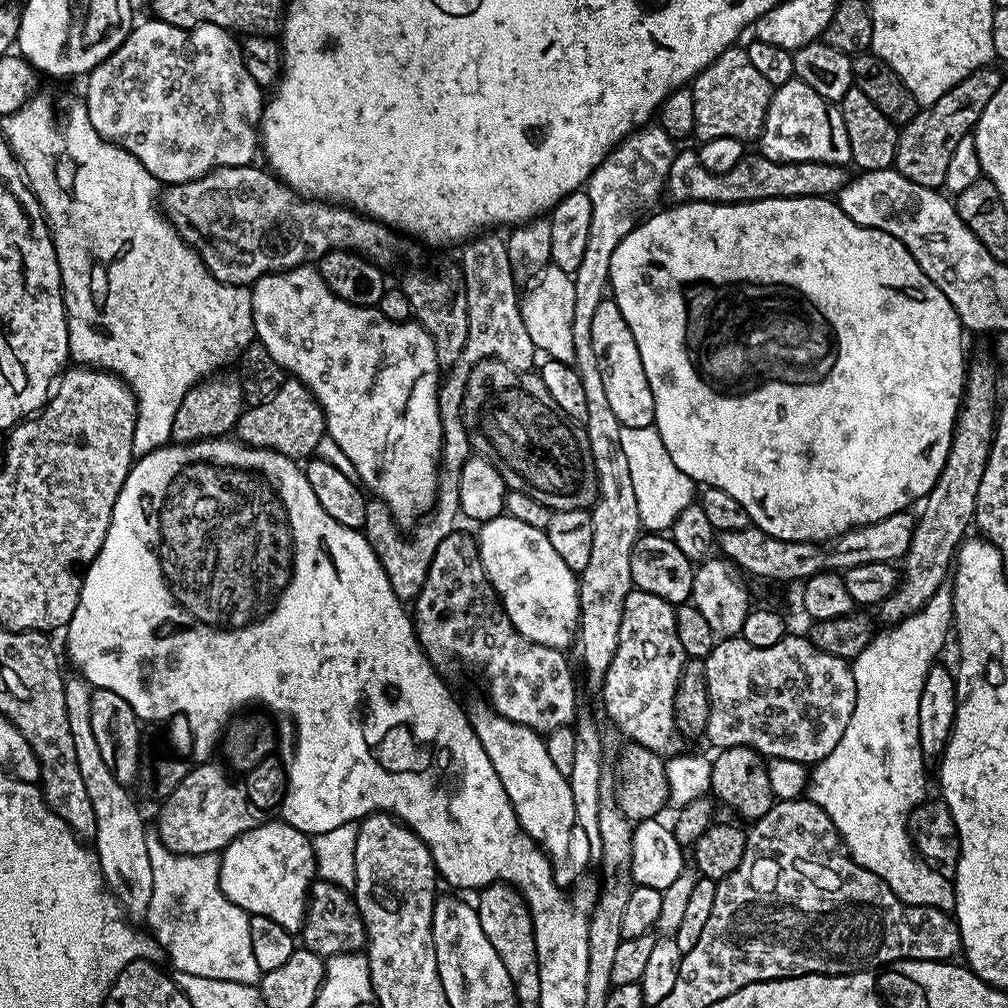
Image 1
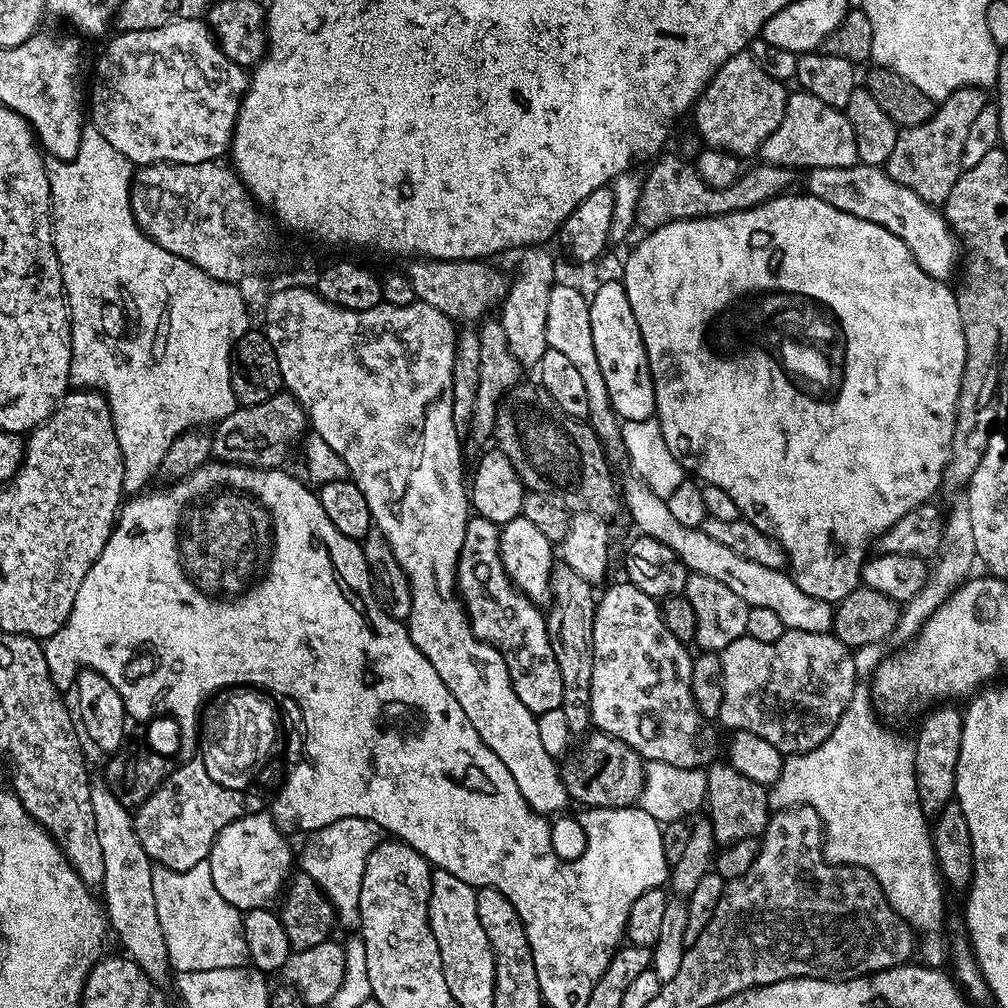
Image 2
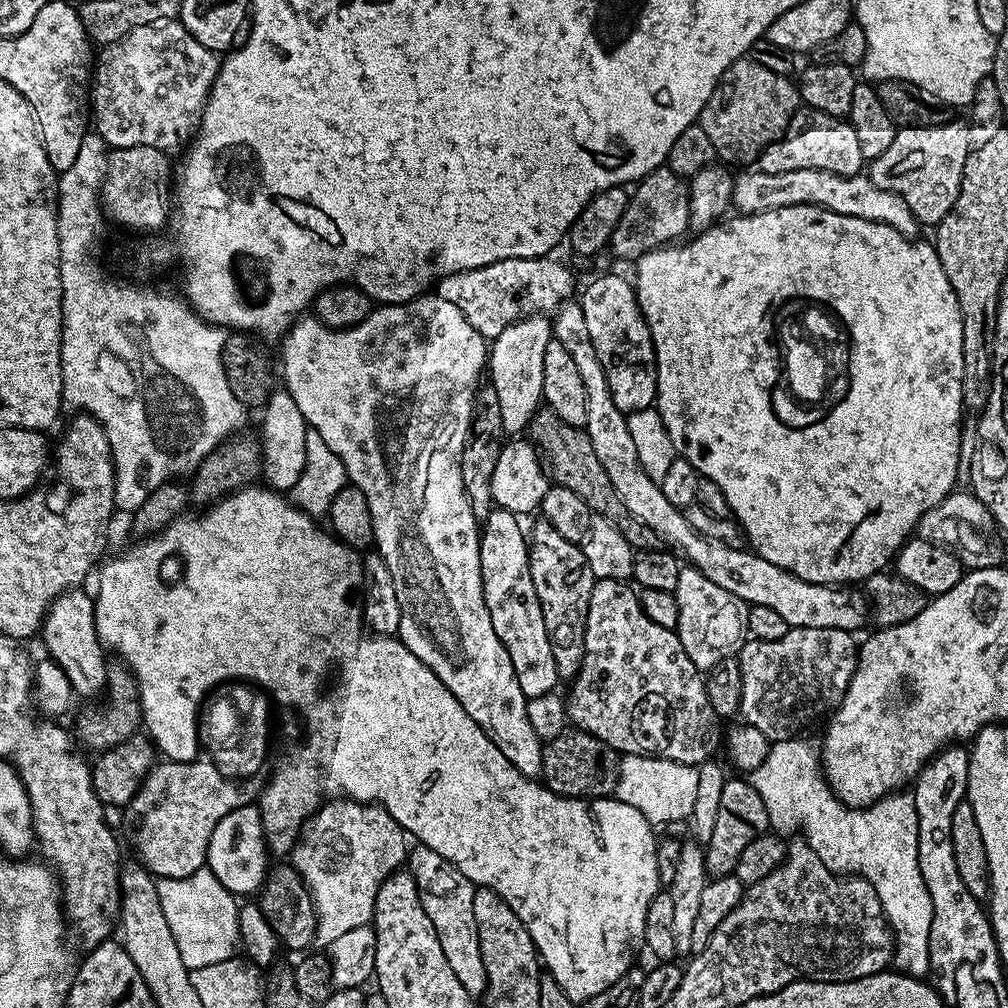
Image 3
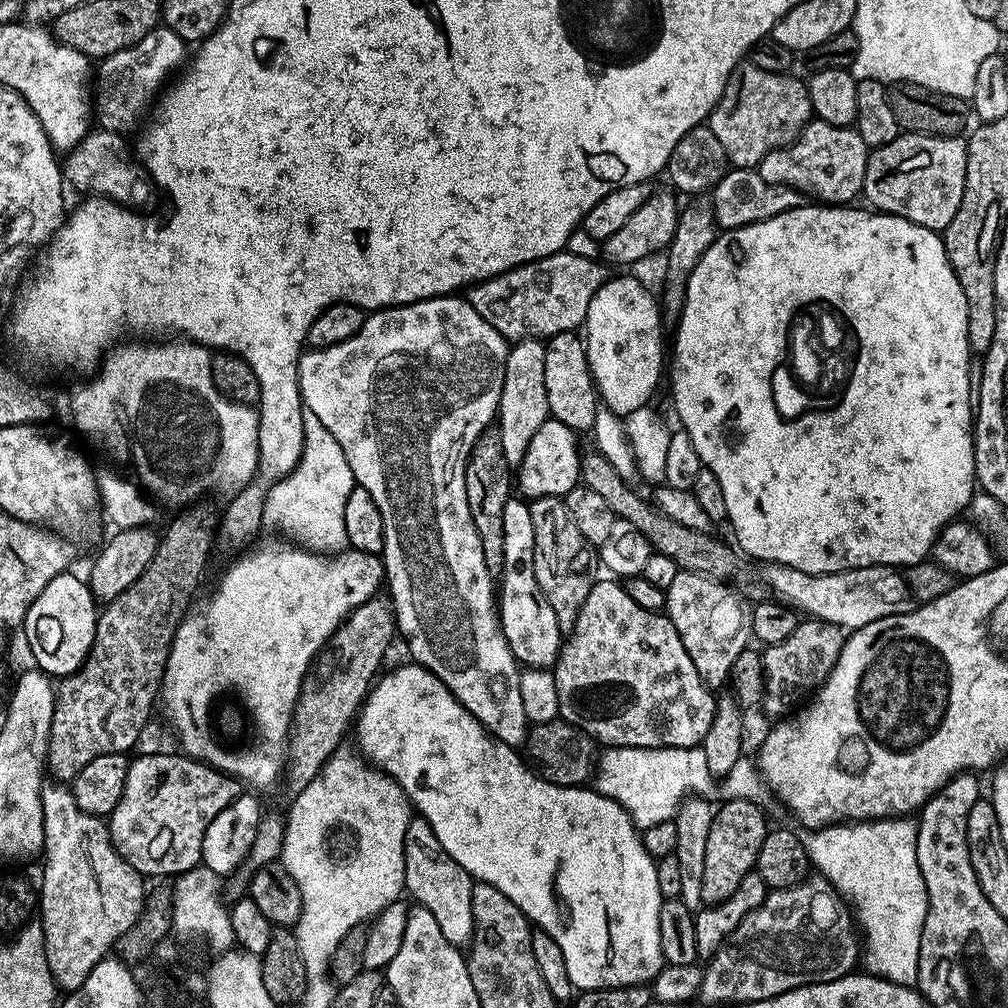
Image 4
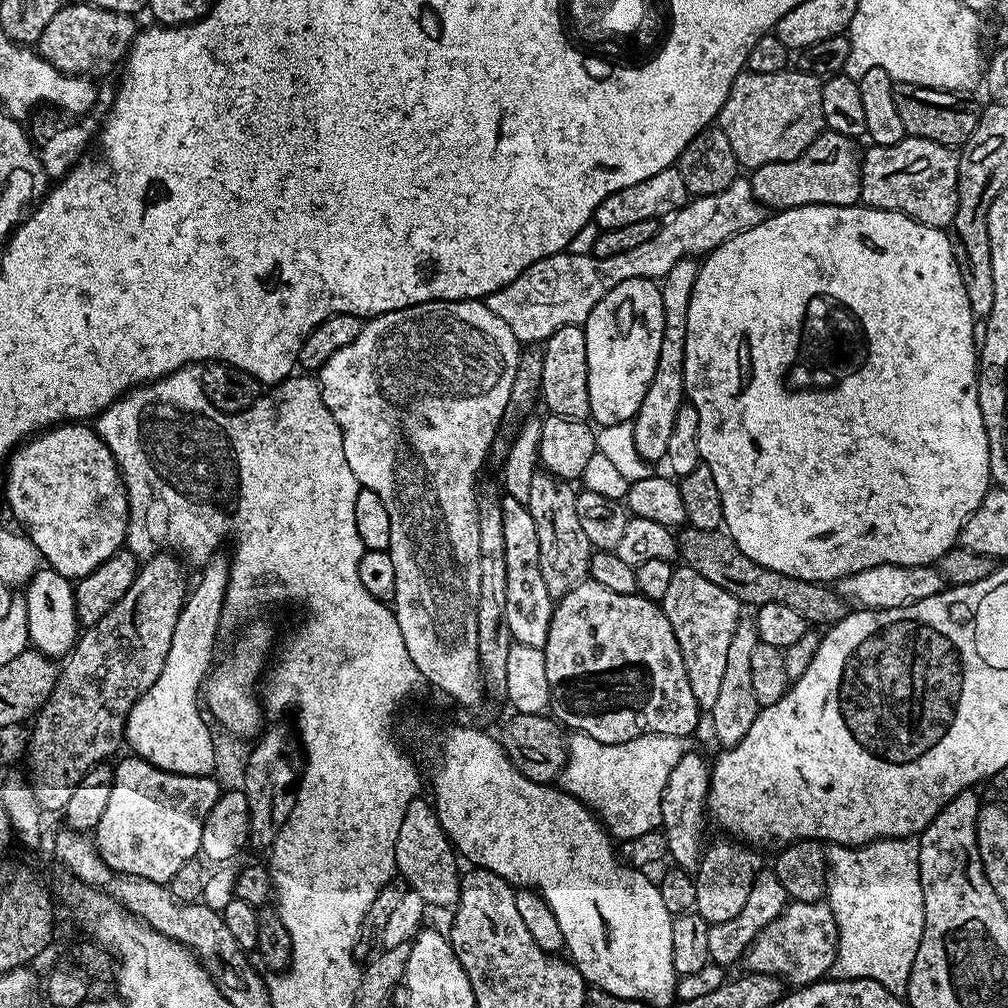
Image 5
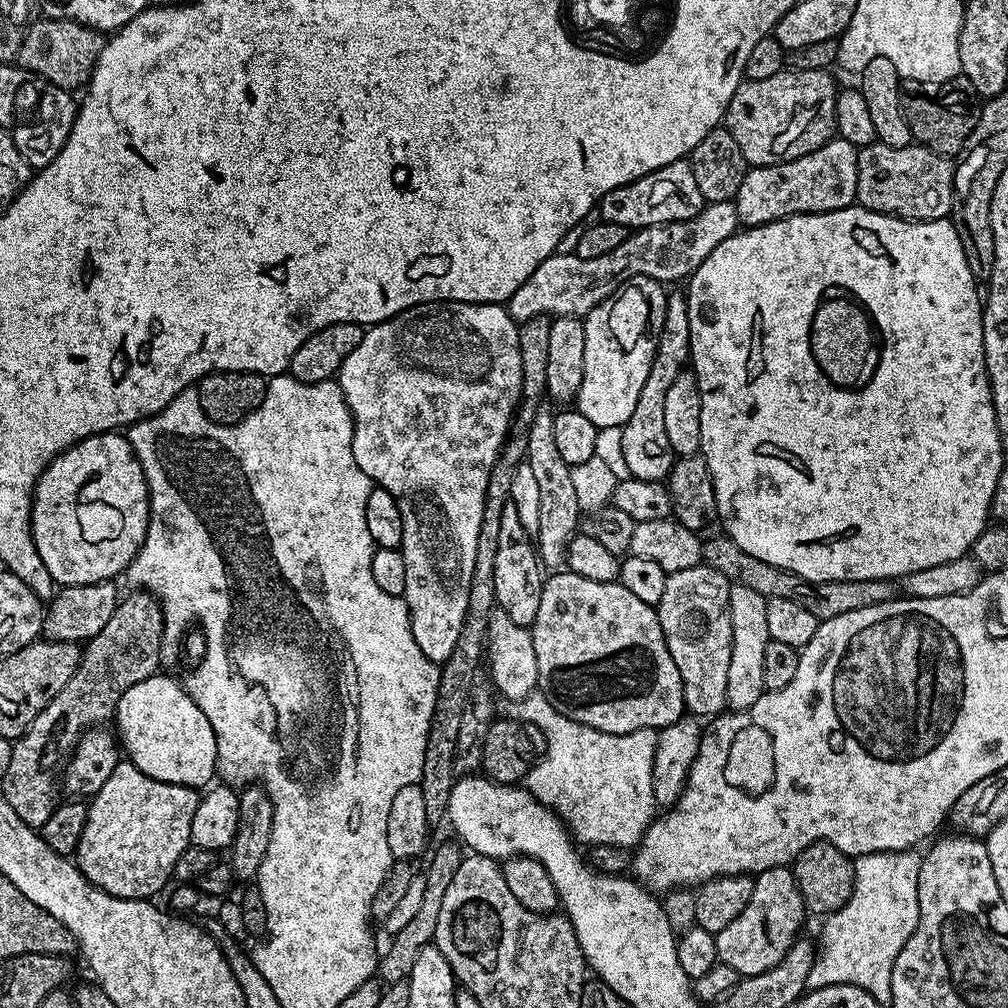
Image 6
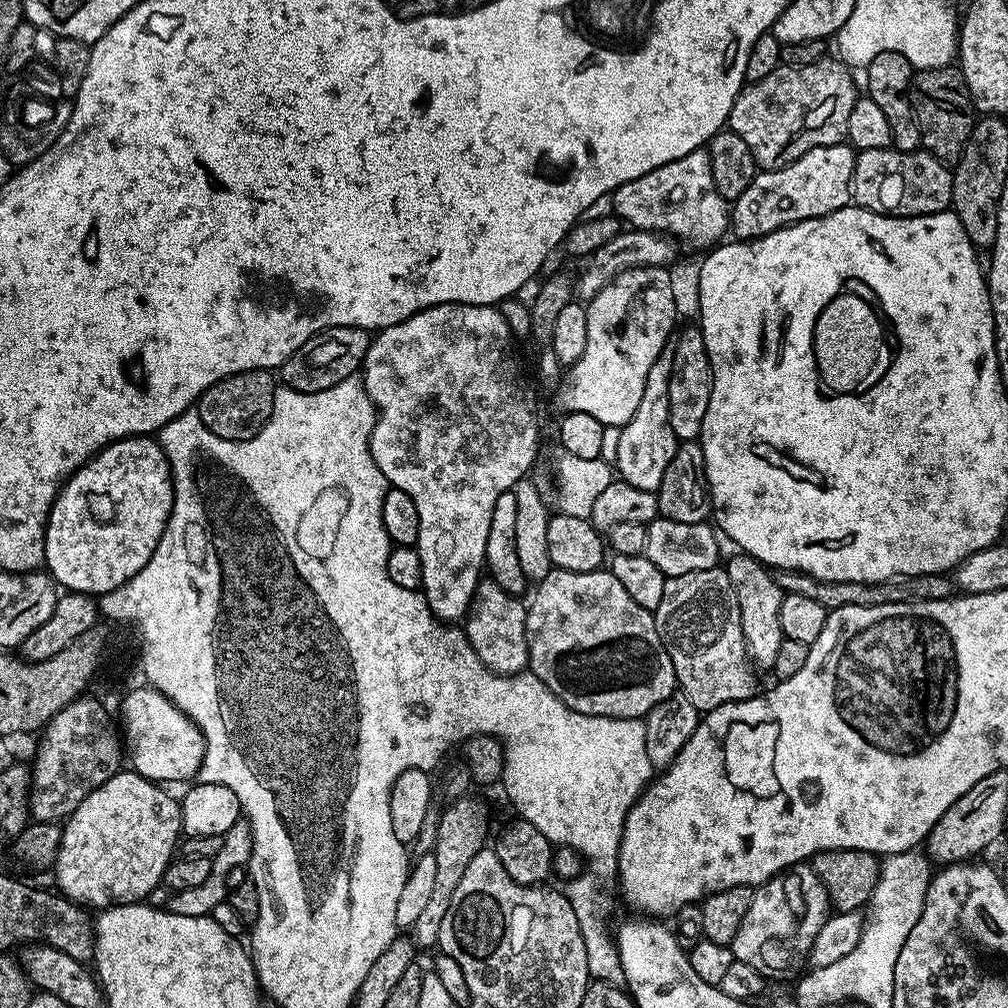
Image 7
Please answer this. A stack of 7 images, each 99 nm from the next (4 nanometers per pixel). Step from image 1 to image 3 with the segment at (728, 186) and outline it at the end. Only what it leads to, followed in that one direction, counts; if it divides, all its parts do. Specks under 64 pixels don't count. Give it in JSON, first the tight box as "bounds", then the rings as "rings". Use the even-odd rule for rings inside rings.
{"bounds":[610,167,689,262],"rings":[[[670,167],[655,168],[631,189],[626,210],[612,235],[610,252],[624,260],[635,262],[656,248],[679,241],[679,236],[689,231],[689,222],[688,180],[676,174]]]}

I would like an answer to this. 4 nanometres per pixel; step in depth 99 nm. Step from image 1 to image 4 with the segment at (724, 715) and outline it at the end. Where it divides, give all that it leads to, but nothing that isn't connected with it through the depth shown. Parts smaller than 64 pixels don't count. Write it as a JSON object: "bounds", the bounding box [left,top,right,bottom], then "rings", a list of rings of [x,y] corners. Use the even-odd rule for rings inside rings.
{"bounds":[762,618,845,713],"rings":[[[808,618],[797,623],[794,634],[790,634],[790,638],[786,638],[781,644],[767,645],[763,649],[762,659],[764,694],[769,710],[787,713],[795,709],[809,694],[815,693],[816,689],[824,683],[824,679],[832,673],[845,639],[845,629]],[[787,708],[792,709],[787,710]]]}

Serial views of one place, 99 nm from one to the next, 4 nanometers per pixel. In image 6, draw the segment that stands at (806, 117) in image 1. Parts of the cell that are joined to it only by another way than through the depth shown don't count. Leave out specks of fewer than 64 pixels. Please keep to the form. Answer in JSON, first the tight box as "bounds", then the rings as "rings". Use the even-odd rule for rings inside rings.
{"bounds":[734,138,858,225],"rings":[[[833,138],[821,148],[785,164],[749,167],[734,203],[741,225],[769,224],[807,212],[833,212],[853,207],[856,199],[858,150],[850,142]]]}

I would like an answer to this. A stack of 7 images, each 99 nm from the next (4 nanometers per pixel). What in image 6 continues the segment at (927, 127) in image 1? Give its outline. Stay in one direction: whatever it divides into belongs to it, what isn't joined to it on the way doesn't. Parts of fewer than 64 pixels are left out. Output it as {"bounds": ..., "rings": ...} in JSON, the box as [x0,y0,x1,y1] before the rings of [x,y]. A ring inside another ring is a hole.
{"bounds":[855,142,954,220],"rings":[[[913,142],[904,148],[882,143],[867,144],[858,151],[858,182],[855,203],[871,212],[885,212],[902,220],[943,220],[952,210],[954,164]]]}

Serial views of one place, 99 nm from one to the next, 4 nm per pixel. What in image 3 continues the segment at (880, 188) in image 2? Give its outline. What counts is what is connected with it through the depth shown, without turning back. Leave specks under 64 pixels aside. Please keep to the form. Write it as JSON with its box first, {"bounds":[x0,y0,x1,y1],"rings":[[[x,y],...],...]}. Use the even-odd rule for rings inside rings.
{"bounds":[732,170,918,237],"rings":[[[744,170],[736,176],[734,190],[732,191],[732,208],[739,215],[753,216],[759,212],[782,210],[786,206],[818,206],[830,210],[834,214],[846,214],[873,220],[879,224],[888,224],[898,230],[903,236],[915,237],[918,222],[898,198],[898,194],[890,194],[890,190],[882,190],[874,186],[867,174],[859,176],[843,176],[834,174],[830,170],[786,170],[786,174],[766,174],[759,170]]]}

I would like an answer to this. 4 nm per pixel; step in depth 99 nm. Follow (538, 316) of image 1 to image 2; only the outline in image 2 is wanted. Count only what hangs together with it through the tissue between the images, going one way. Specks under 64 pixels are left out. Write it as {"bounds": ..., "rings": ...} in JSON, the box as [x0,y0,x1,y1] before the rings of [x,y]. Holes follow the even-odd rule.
{"bounds":[546,283,624,453],"rings":[[[553,283],[550,290],[550,302],[546,306],[546,338],[549,348],[562,350],[566,358],[578,369],[578,375],[586,386],[586,403],[590,406],[587,424],[604,445],[605,453],[619,453],[624,447],[620,425],[610,394],[606,390],[606,378],[602,378],[602,366],[598,366],[598,354],[594,354],[594,337],[590,334],[589,297],[583,296],[572,284]]]}

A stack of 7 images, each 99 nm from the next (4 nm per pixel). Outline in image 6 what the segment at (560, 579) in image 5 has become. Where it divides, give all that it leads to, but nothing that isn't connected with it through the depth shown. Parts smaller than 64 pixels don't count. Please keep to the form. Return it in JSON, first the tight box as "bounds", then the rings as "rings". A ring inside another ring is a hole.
{"bounds":[525,402,582,570],"rings":[[[548,402],[540,404],[527,434],[525,456],[525,463],[528,463],[537,481],[541,500],[541,508],[538,510],[539,534],[536,537],[537,556],[540,558],[541,565],[550,570],[559,569],[565,563],[569,542],[579,529],[582,514],[578,506],[578,496],[574,491],[571,465],[565,462],[558,453],[558,446],[555,445],[554,420],[553,405]]]}

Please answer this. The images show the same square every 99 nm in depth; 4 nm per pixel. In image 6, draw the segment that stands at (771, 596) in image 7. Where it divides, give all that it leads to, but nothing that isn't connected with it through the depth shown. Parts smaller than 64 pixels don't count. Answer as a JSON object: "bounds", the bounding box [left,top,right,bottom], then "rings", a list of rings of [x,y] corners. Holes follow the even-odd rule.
{"bounds":[726,583,769,712],"rings":[[[733,583],[728,590],[728,609],[732,627],[732,649],[730,650],[730,671],[726,674],[727,707],[734,712],[745,712],[766,689],[762,682],[762,658],[766,658],[769,642],[766,626],[768,600],[758,590],[746,584]]]}

